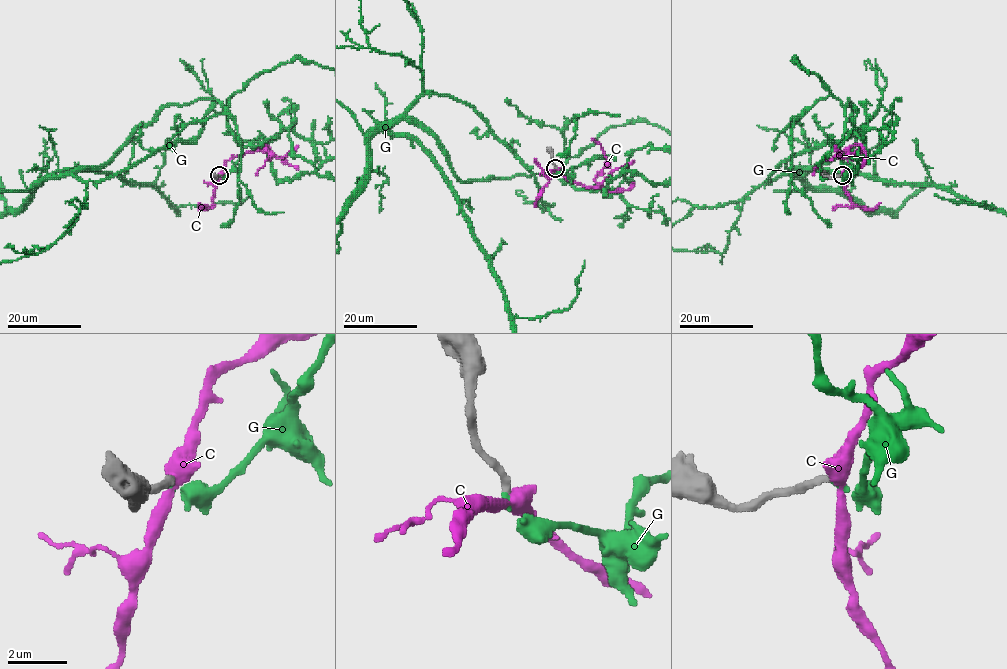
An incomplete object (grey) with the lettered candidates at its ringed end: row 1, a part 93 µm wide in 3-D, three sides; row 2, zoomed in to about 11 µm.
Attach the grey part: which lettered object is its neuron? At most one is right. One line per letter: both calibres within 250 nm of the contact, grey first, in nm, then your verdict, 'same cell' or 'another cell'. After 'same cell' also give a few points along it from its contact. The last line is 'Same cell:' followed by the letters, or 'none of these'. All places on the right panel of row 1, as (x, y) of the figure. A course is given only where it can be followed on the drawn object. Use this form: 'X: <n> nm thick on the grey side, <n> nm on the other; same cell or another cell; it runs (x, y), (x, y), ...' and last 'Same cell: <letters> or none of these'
C: 240 nm thick on the grey side, 480 nm on the other; another cell
G: 240 nm thick on the grey side, 160 nm on the other; same cell
Same cell: G

